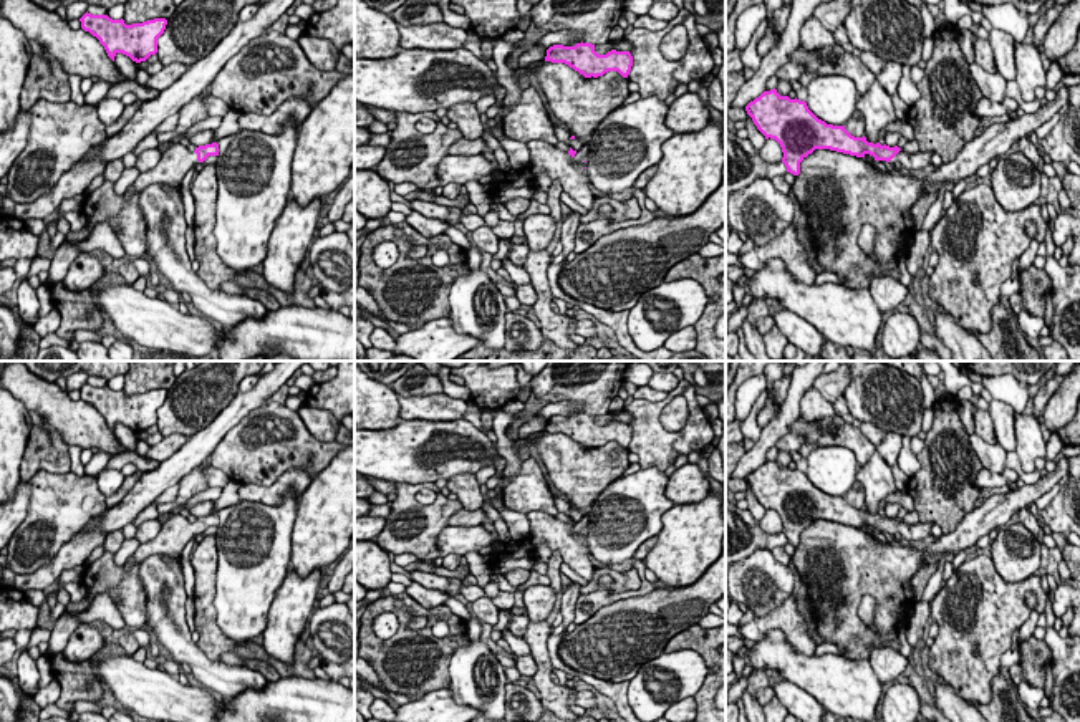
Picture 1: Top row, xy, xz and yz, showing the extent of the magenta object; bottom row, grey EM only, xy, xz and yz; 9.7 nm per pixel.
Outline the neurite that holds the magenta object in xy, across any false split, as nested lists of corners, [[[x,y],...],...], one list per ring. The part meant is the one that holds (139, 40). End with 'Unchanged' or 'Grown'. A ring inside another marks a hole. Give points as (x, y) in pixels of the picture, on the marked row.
[[[88,12],[80,22],[84,31],[99,40],[113,61],[118,53],[123,53],[136,63],[146,61],[157,53],[157,38],[167,25],[166,18],[126,25],[123,18],[113,20],[108,15],[91,15]]]. Unchanged

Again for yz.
[[[777,89],[764,91],[745,106],[757,129],[765,139],[775,139],[783,152],[787,172],[798,176],[800,162],[815,149],[830,149],[856,157],[873,156],[875,161],[899,164],[906,171],[921,171],[931,166],[934,152],[908,154],[898,146],[868,142],[851,136],[845,126],[827,124],[818,119],[805,101],[780,96]]]. Grown

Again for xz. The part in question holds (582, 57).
[[[583,41],[575,46],[550,46],[545,61],[565,63],[585,78],[598,78],[608,71],[618,71],[623,78],[628,78],[633,66],[629,51],[611,50],[606,55],[598,55],[595,45]]]. Unchanged

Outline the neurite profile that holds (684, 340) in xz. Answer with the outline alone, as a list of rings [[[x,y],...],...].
[[[687,326],[674,333],[673,336],[669,336],[663,346],[673,353],[686,353],[686,351],[694,349],[696,344],[697,344],[696,330],[694,326]]]

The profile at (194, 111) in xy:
[[[210,86],[205,91],[202,91],[197,98],[194,98],[192,101],[184,104],[179,109],[177,128],[174,131],[157,134],[157,139],[171,141],[171,139],[177,137],[179,134],[186,132],[187,129],[190,129],[194,124],[209,118],[207,108],[204,103],[205,96],[210,96]]]

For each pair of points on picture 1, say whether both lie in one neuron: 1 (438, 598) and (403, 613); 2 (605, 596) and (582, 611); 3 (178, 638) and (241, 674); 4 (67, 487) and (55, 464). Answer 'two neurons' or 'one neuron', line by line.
1: two neurons
2: one neuron
3: one neuron
4: two neurons

